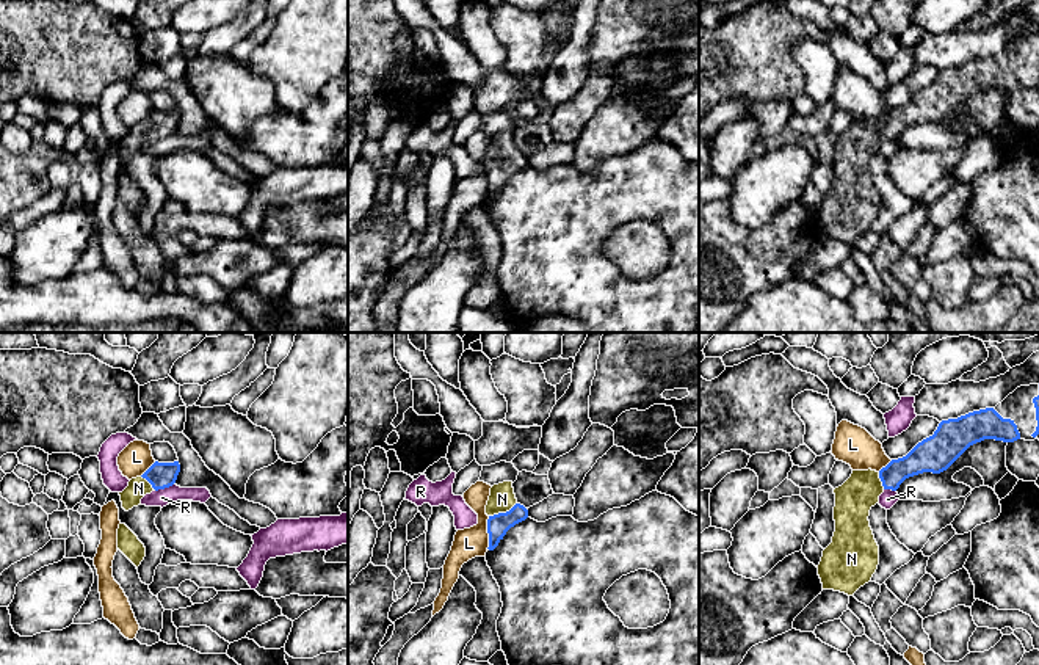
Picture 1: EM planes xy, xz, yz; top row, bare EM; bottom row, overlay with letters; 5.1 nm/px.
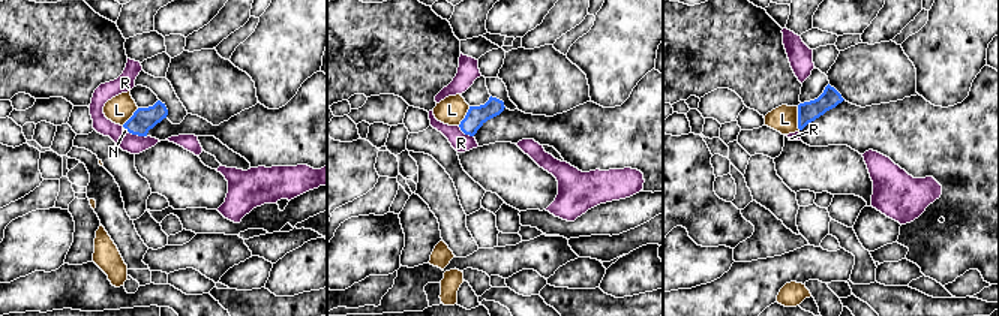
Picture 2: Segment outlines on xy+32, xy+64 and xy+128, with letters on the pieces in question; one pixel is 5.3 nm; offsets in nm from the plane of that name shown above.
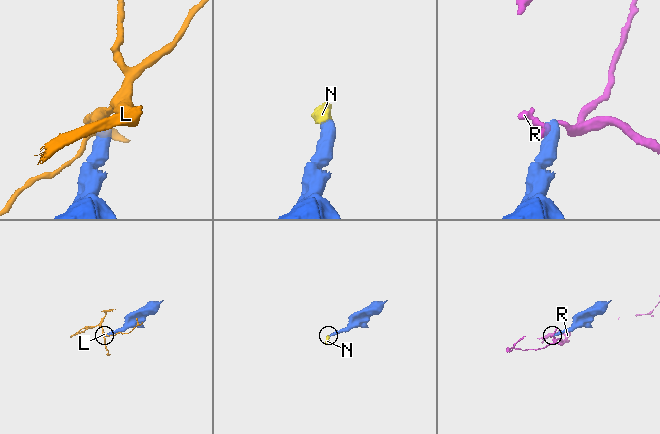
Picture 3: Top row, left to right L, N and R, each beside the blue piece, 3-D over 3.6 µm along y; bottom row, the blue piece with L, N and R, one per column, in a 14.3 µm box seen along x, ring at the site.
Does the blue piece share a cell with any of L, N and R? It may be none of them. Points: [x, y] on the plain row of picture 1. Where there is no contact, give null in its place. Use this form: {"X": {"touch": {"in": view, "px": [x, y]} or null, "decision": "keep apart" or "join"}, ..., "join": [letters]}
{"L": {"touch": {"in": "xz", "px": [488, 181]}, "decision": "keep apart"}, "N": {"touch": {"in": "xz", "px": [502, 162]}, "decision": "join"}, "R": {"touch": {"in": "xy", "px": [163, 137]}, "decision": "keep apart"}, "join": ["N"]}

